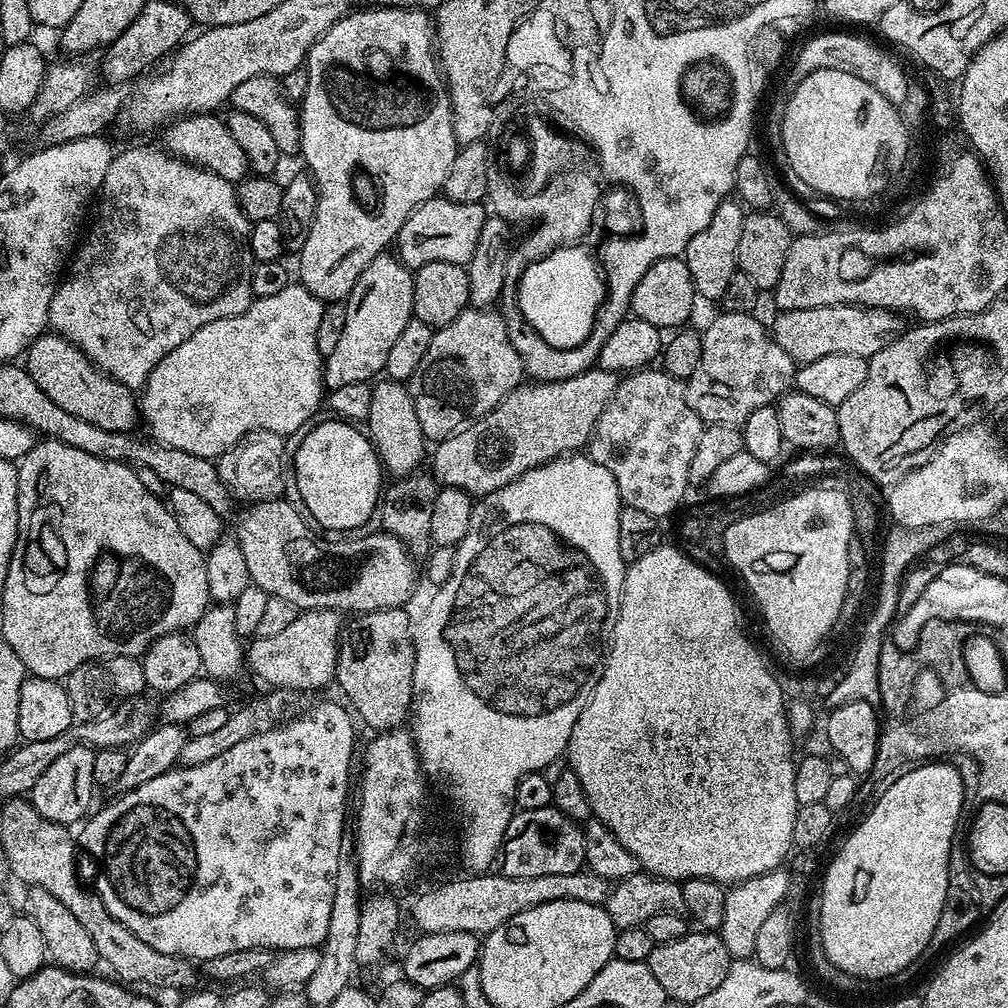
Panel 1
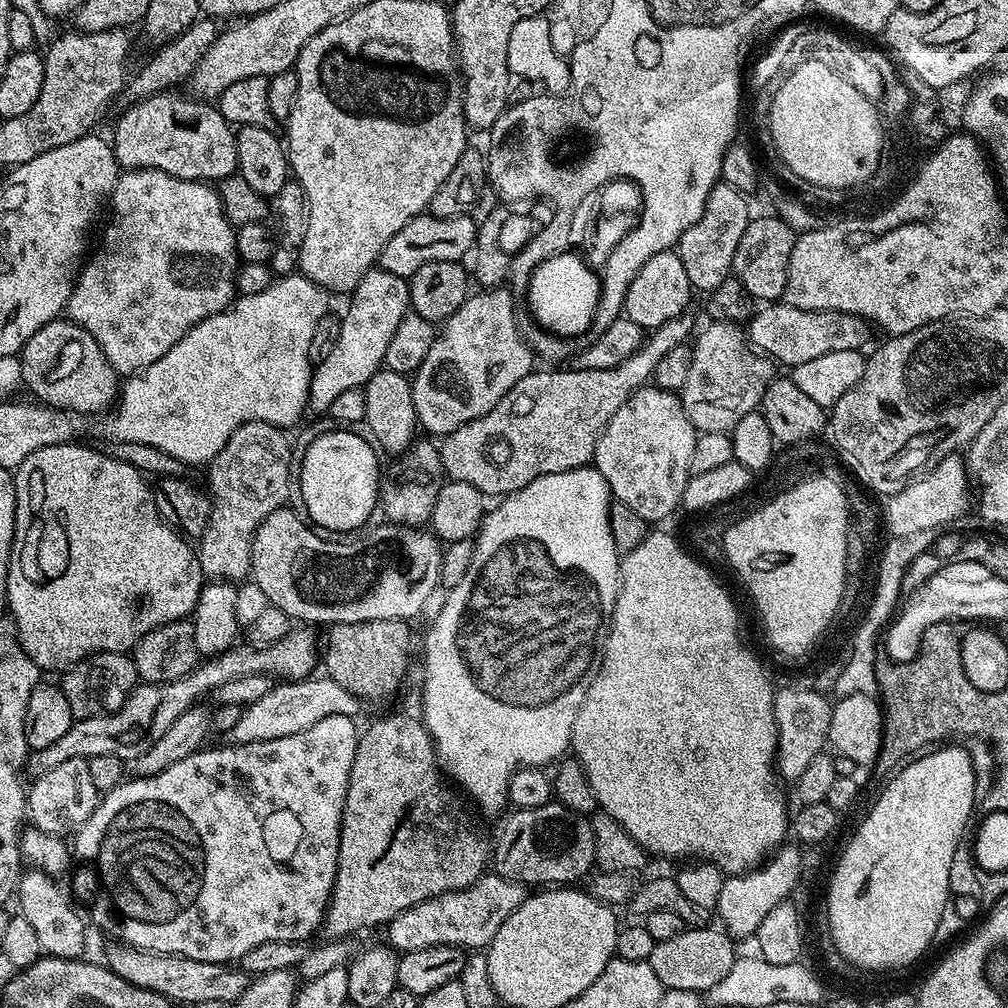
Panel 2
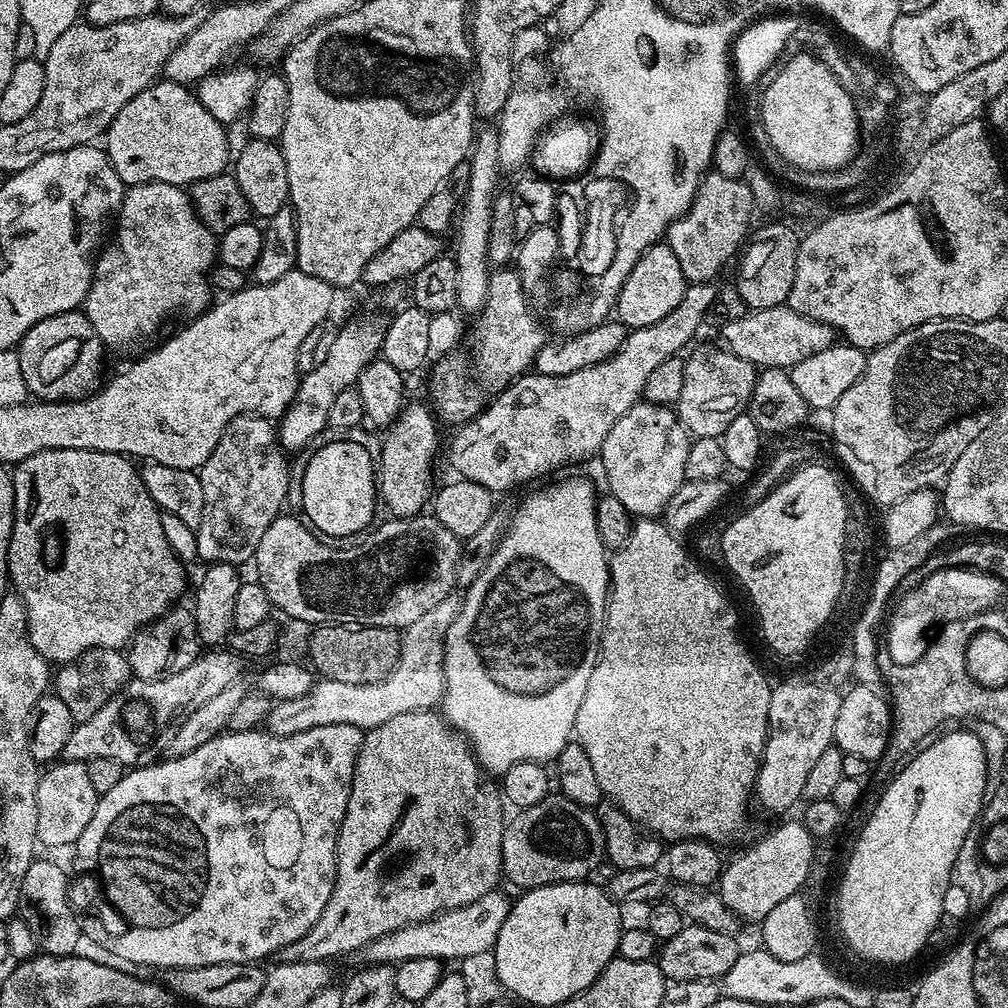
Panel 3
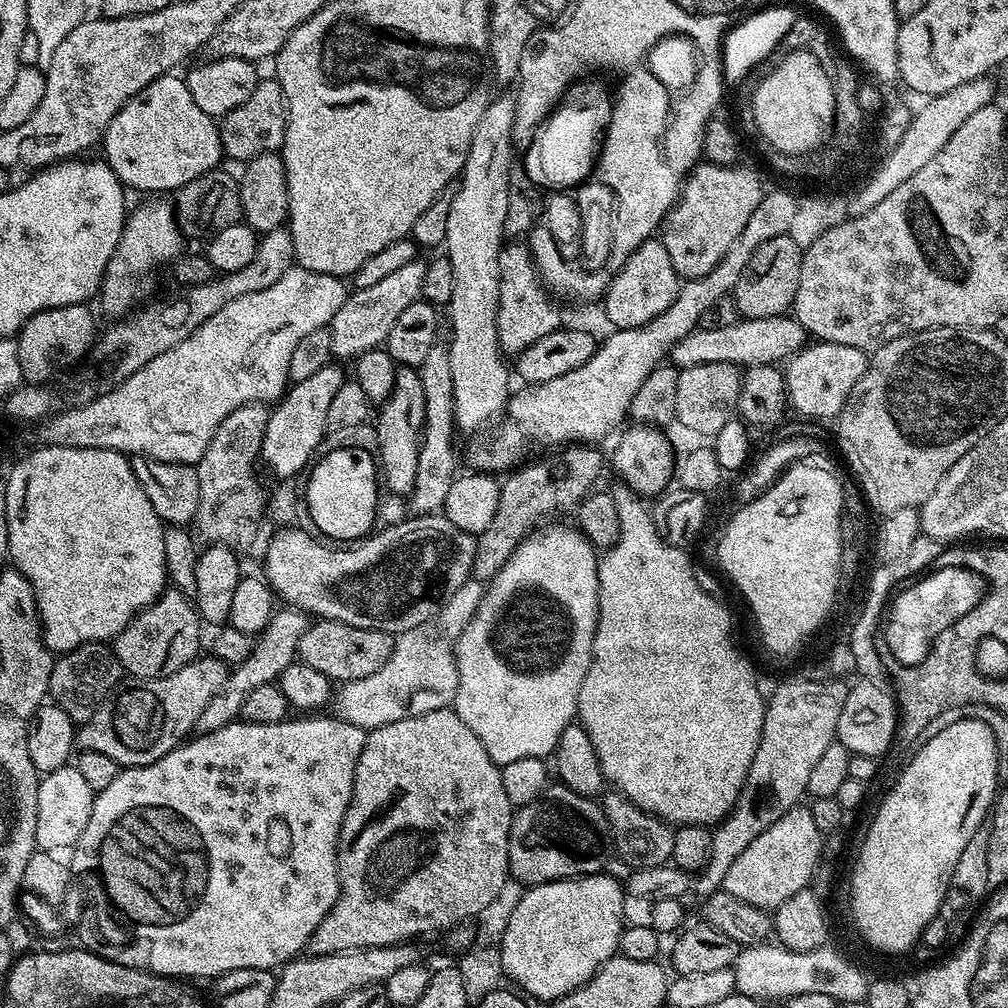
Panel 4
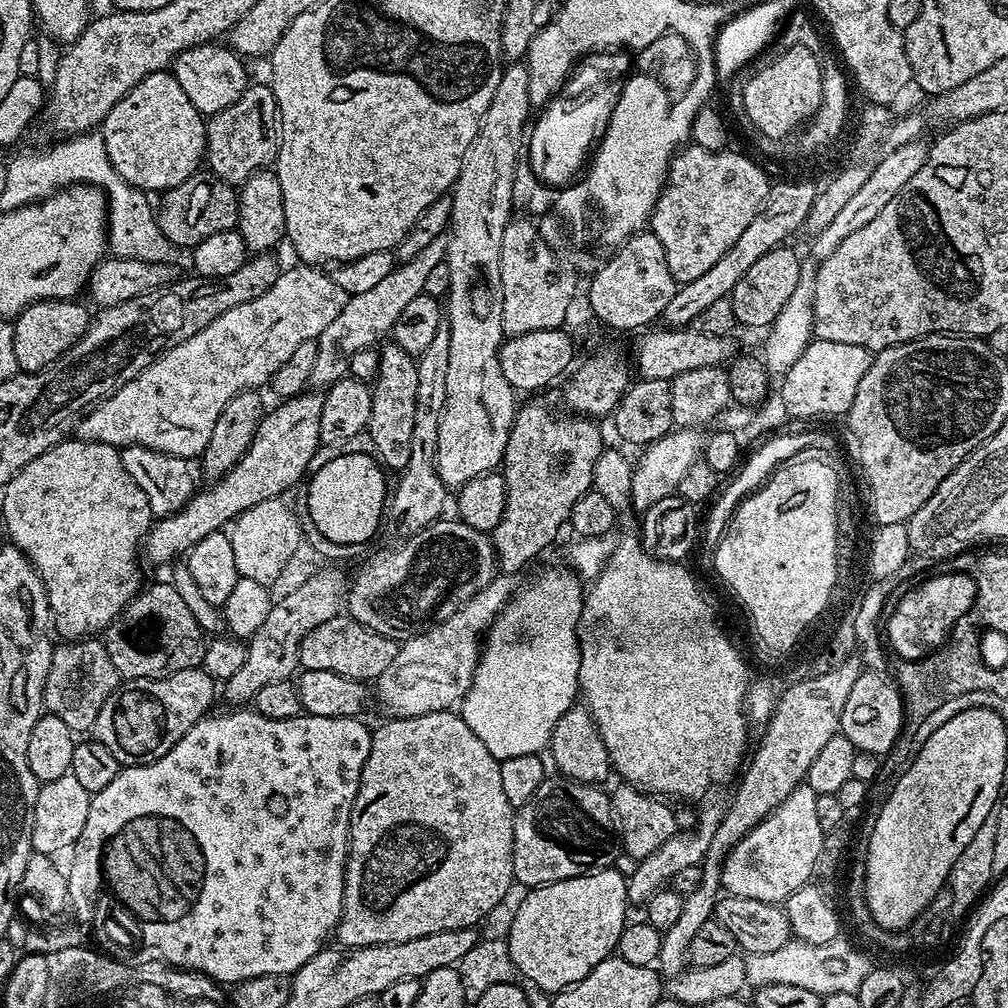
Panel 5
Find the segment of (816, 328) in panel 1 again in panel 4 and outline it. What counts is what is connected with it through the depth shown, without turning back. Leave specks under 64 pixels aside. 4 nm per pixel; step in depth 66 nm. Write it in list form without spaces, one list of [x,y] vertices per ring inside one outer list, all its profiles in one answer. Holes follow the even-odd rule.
[[[788,314],[774,318],[754,318],[753,320],[740,318],[735,324],[711,327],[701,326],[696,331],[686,334],[682,342],[674,345],[670,353],[670,360],[677,369],[702,366],[706,362],[726,362],[737,366],[779,365],[795,356],[806,344],[804,327]]]

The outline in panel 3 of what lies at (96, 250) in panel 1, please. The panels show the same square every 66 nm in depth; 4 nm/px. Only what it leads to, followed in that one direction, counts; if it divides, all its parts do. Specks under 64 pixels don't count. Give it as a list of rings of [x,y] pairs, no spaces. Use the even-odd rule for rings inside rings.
[[[166,182],[131,185],[124,193],[124,201],[120,203],[114,231],[95,257],[92,285],[84,299],[82,311],[86,318],[90,318],[98,338],[109,349],[140,344],[150,339],[171,316],[195,318],[208,311],[214,300],[208,272],[217,260],[217,237],[201,222],[200,215],[192,205],[191,195],[181,185]]]

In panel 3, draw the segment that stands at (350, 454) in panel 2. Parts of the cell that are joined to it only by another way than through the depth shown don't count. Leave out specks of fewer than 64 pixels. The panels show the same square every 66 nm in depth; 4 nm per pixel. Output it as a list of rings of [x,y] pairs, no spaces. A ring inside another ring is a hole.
[[[332,440],[322,445],[309,458],[300,480],[300,504],[307,523],[324,538],[352,538],[363,533],[373,523],[376,504],[378,508],[376,474],[373,453],[371,456],[358,441]]]

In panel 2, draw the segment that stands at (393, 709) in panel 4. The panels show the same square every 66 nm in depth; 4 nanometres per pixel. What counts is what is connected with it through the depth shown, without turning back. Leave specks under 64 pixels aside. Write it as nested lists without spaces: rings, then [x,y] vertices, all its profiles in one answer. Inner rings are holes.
[[[324,674],[305,680],[278,682],[273,685],[270,694],[258,698],[258,702],[247,705],[241,711],[238,722],[226,734],[226,740],[228,744],[249,744],[290,738],[290,734],[310,730],[310,726],[314,726],[314,722],[322,722],[322,718],[355,717],[359,708],[362,708],[361,701],[350,694],[350,690],[342,690],[338,682],[329,680]]]

